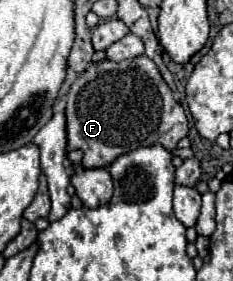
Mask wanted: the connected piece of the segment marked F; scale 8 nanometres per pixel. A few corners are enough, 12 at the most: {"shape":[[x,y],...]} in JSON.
{"shape":[[145,55],[91,63],[67,93],[69,149],[107,167],[189,133]]}

